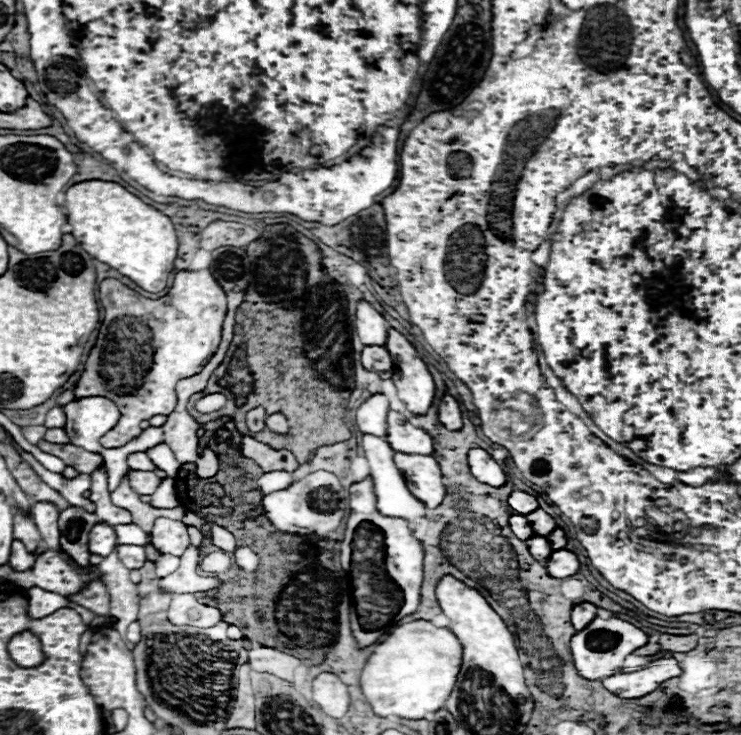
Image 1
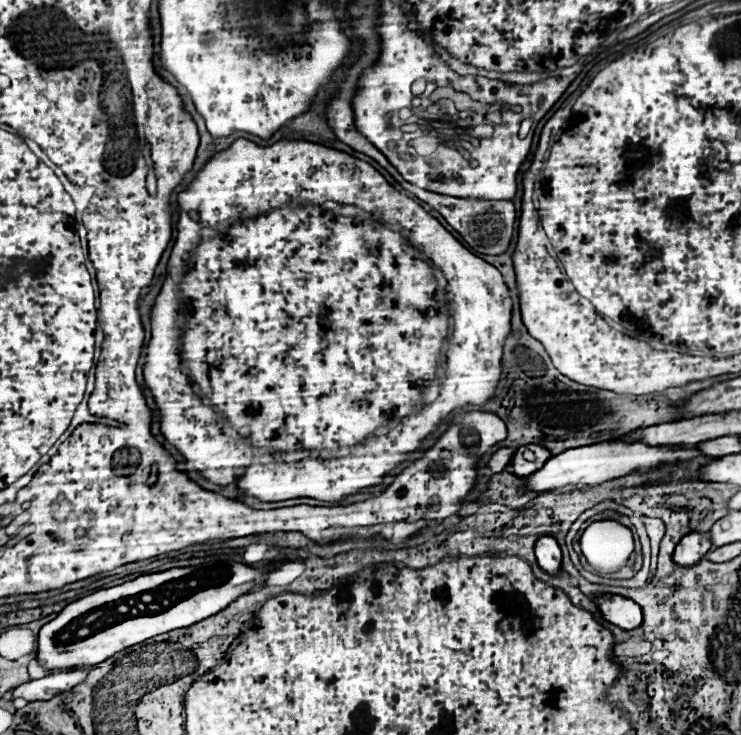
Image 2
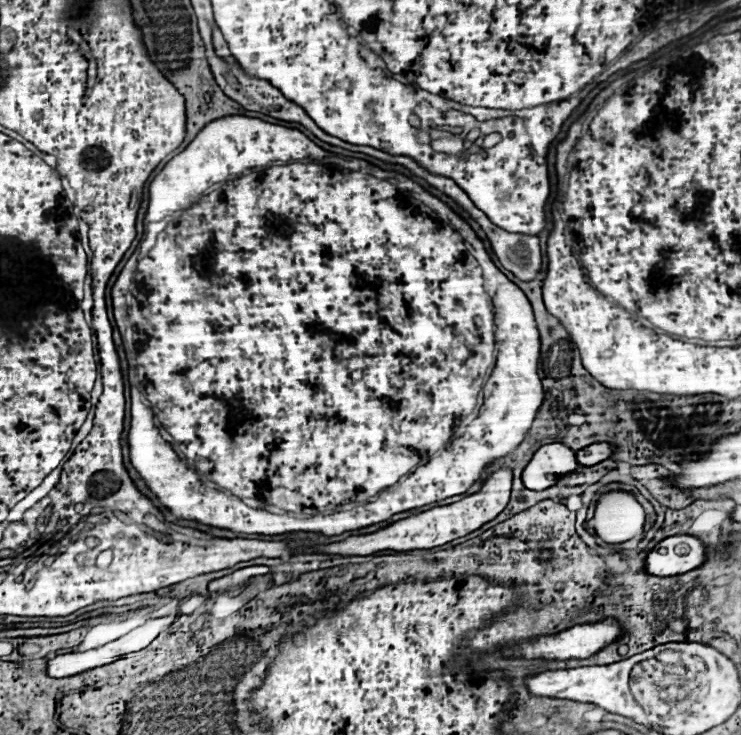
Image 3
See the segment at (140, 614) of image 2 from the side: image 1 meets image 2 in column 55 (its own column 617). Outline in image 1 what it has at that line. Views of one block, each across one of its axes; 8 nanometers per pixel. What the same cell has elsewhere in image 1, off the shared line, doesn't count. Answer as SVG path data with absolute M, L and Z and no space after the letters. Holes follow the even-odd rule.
M598 616L582 632L576 632L572 636L570 648L572 648L572 656L574 656L578 674L586 680L602 680L602 678L616 674L622 668L624 658L628 654L632 654L636 648L642 648L646 642L648 642L648 636L640 628L632 626L630 622L624 622L618 618L604 620Z

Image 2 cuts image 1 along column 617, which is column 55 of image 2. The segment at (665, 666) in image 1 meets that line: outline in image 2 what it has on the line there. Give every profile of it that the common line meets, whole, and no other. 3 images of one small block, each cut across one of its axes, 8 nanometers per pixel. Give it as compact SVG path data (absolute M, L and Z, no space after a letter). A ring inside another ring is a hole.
M72 670L72 672L56 672L38 680L30 680L12 692L12 700L16 698L24 698L26 702L50 700L52 696L74 688L78 682L86 678L86 674L88 670Z

